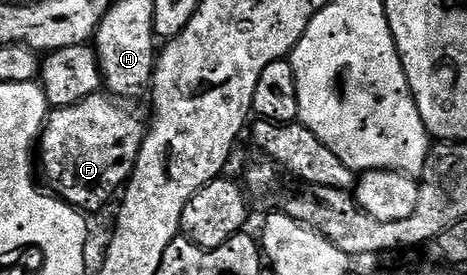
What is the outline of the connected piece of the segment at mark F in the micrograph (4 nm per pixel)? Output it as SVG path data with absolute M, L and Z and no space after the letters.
M104 92L91 95L87 99L83 99L79 103L75 103L71 107L63 107L62 109L53 109L50 112L44 129L41 131L41 139L39 142L39 173L45 176L45 181L50 185L48 188L52 190L56 196L60 197L62 201L69 205L75 205L78 209L84 211L86 214L92 215L97 213L109 200L113 197L113 192L120 190L122 186L128 182L129 178L133 176L133 168L137 165L137 156L141 150L141 142L147 132L146 126L141 126L141 121L129 109L124 109L120 100L114 99L112 96L106 95Z

